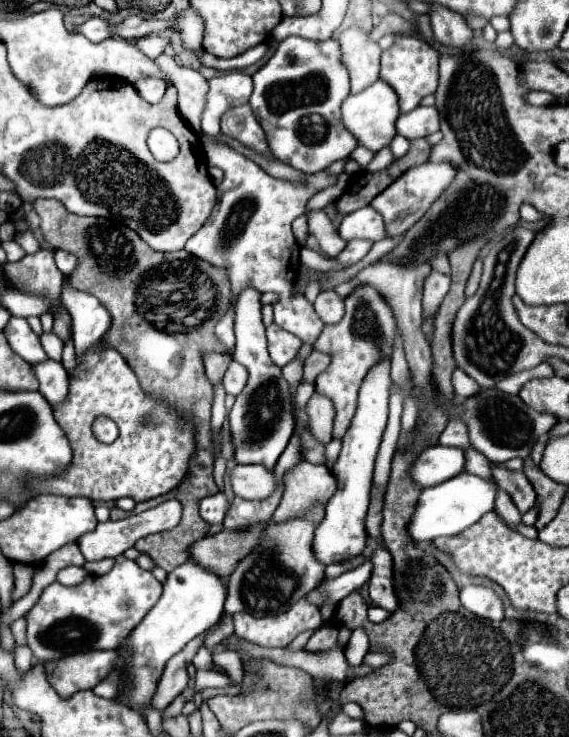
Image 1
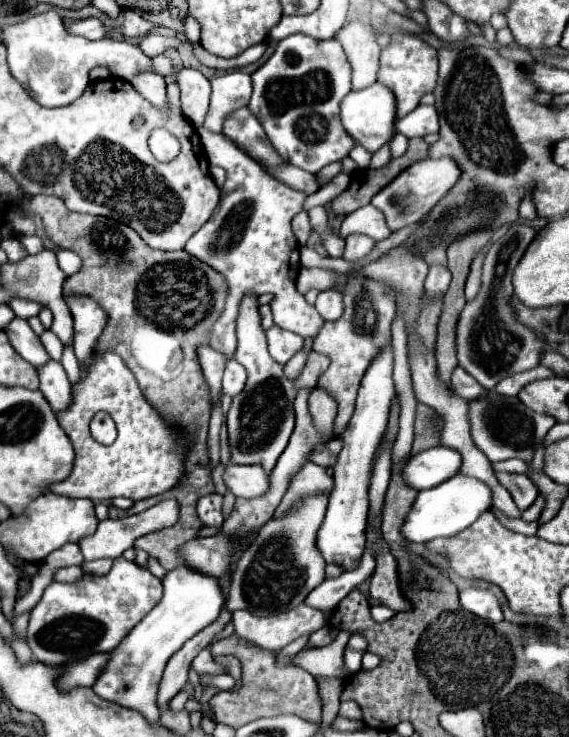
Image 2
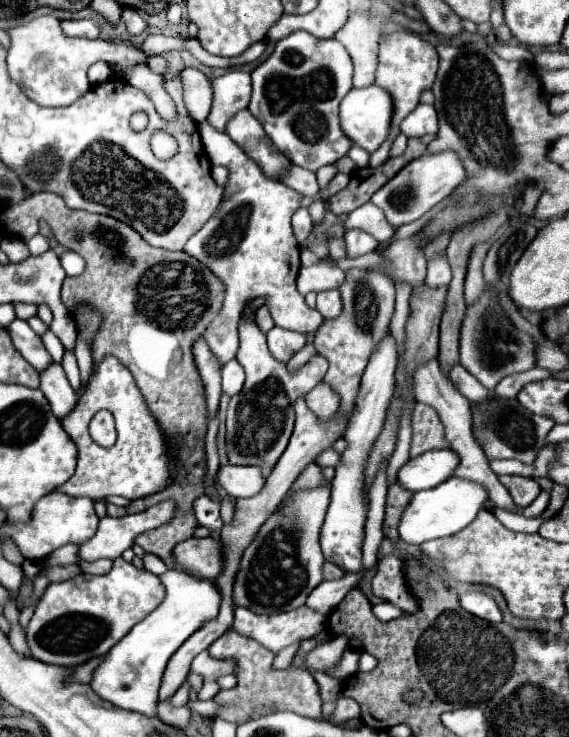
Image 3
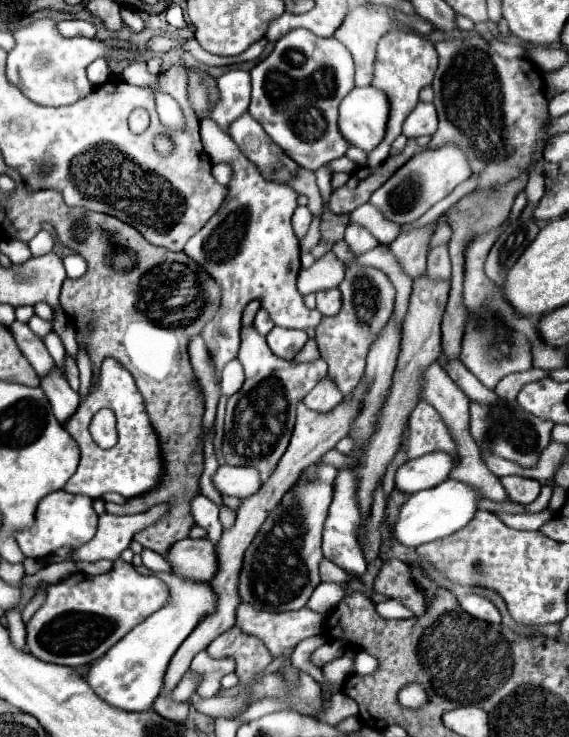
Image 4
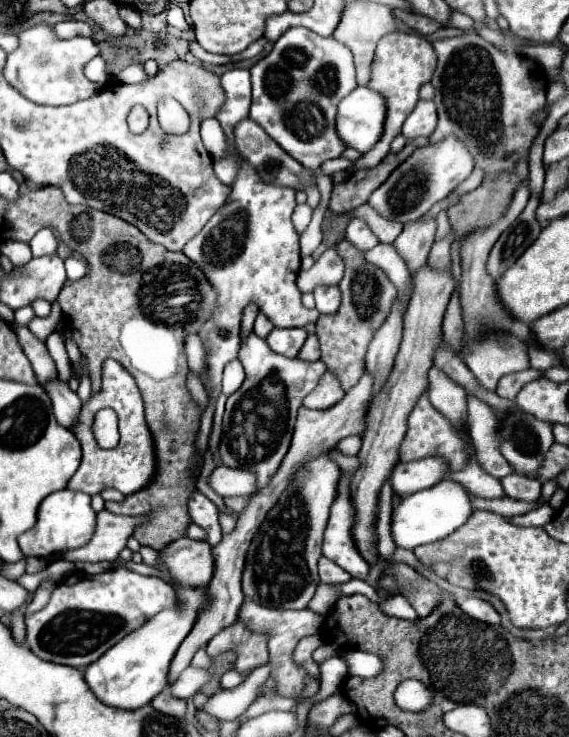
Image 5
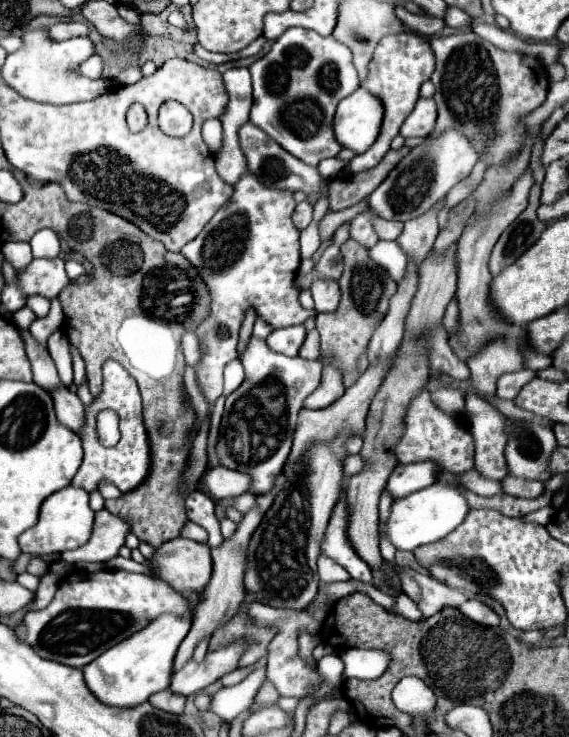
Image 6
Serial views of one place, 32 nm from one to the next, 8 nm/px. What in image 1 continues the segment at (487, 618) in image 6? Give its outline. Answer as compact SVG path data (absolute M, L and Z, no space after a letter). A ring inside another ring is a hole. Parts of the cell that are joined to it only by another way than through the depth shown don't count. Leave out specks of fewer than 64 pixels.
M464 586L460 590L460 600L466 610L474 612L480 618L488 620L502 620L504 618L504 606L502 600L494 594L492 588L486 586Z

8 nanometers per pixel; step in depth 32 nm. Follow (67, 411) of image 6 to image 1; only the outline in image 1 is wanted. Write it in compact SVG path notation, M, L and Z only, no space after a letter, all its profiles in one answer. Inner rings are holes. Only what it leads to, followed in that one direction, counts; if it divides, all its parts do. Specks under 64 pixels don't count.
M44 360L40 364L32 366L34 376L38 378L38 392L52 404L64 402L64 396L68 394L68 374L60 362Z

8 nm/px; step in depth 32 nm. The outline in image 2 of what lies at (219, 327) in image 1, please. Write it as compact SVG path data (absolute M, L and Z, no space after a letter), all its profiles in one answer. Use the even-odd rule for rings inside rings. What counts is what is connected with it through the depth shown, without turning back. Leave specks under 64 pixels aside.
M206 128L198 130L204 154L208 158L210 164L218 164L220 168L226 170L226 182L220 186L220 202L214 210L214 214L210 216L210 220L186 242L186 248L192 256L204 260L208 266L216 268L218 272L224 274L224 278L228 280L228 300L226 300L226 310L224 314L216 320L216 324L212 326L212 348L218 350L220 354L232 358L234 350L236 350L236 312L238 312L238 304L242 300L242 296L246 292L254 292L254 294L274 294L274 300L270 302L272 310L274 310L274 324L290 330L302 338L316 338L324 320L320 320L320 314L316 312L314 306L310 306L302 294L298 294L296 290L296 276L300 272L300 246L292 234L290 222L292 218L304 210L304 200L308 198L306 192L294 190L288 184L272 178L268 172L264 172L264 168L252 160L248 154L244 154L242 150L238 150L230 138L224 138L224 134L214 134L208 132Z

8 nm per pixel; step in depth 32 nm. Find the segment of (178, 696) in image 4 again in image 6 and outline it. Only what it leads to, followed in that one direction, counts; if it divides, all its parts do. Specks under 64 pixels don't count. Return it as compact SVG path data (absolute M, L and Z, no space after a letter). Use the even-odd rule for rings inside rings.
M232 642L226 648L220 648L216 652L208 652L206 660L202 664L196 664L190 660L176 676L172 676L170 690L178 696L190 696L200 692L202 688L210 686L218 678L222 678L226 672L232 672L238 668L240 654L244 652L244 642Z

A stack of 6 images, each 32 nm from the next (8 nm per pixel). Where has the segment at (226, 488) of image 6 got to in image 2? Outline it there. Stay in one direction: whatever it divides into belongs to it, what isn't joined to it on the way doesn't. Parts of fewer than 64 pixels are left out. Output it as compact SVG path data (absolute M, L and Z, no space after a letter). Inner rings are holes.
M226 466L224 482L238 498L258 498L270 488L270 476L260 466Z

